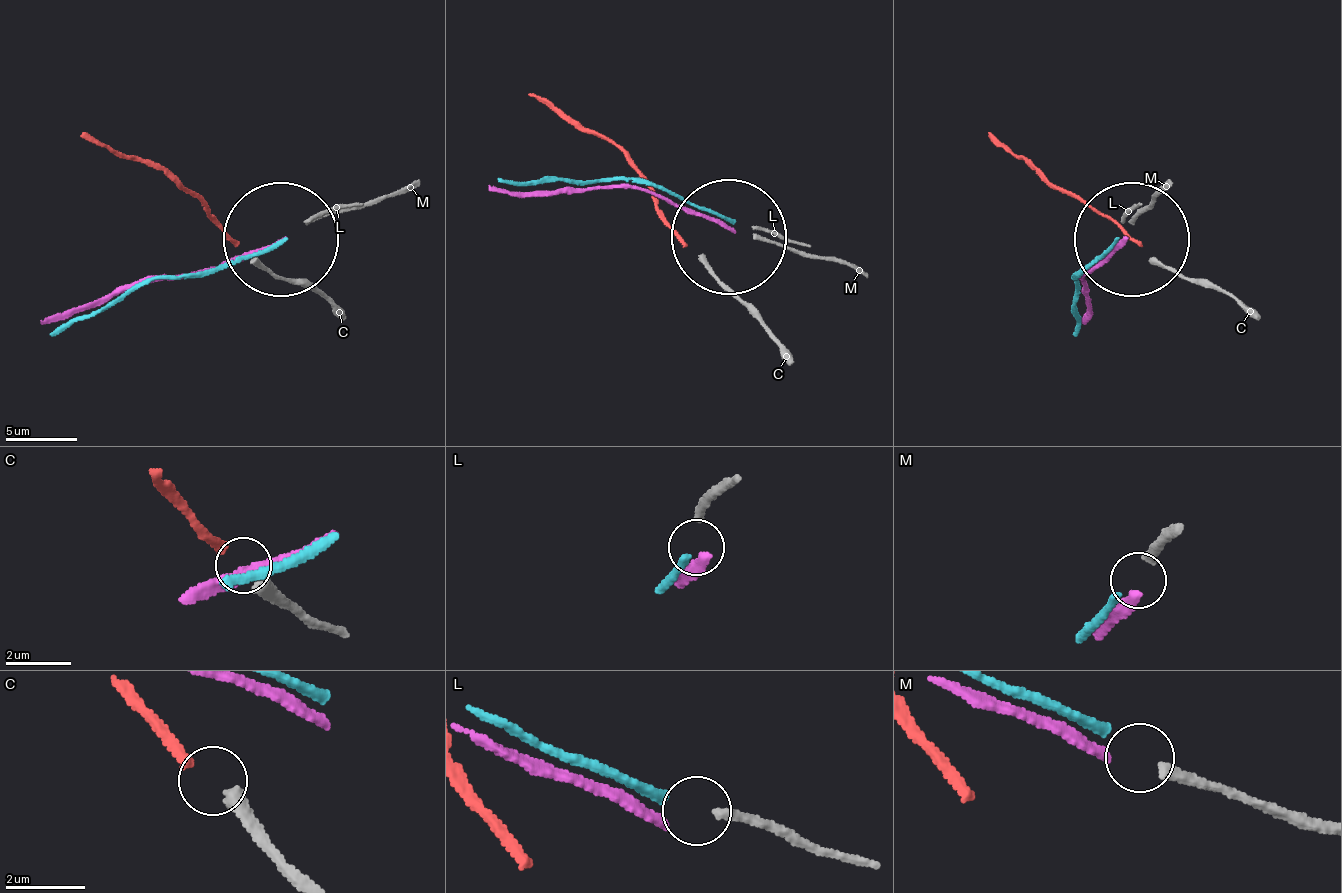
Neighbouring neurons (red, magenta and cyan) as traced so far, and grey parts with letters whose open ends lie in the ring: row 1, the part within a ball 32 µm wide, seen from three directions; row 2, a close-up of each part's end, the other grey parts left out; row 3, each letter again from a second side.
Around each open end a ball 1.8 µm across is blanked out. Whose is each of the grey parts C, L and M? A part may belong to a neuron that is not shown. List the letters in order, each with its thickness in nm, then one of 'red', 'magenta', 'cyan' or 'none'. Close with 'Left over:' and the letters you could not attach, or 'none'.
C: 400 nm | red
L: 240 nm | cyan
M: 240 nm | magenta
Left over: none

